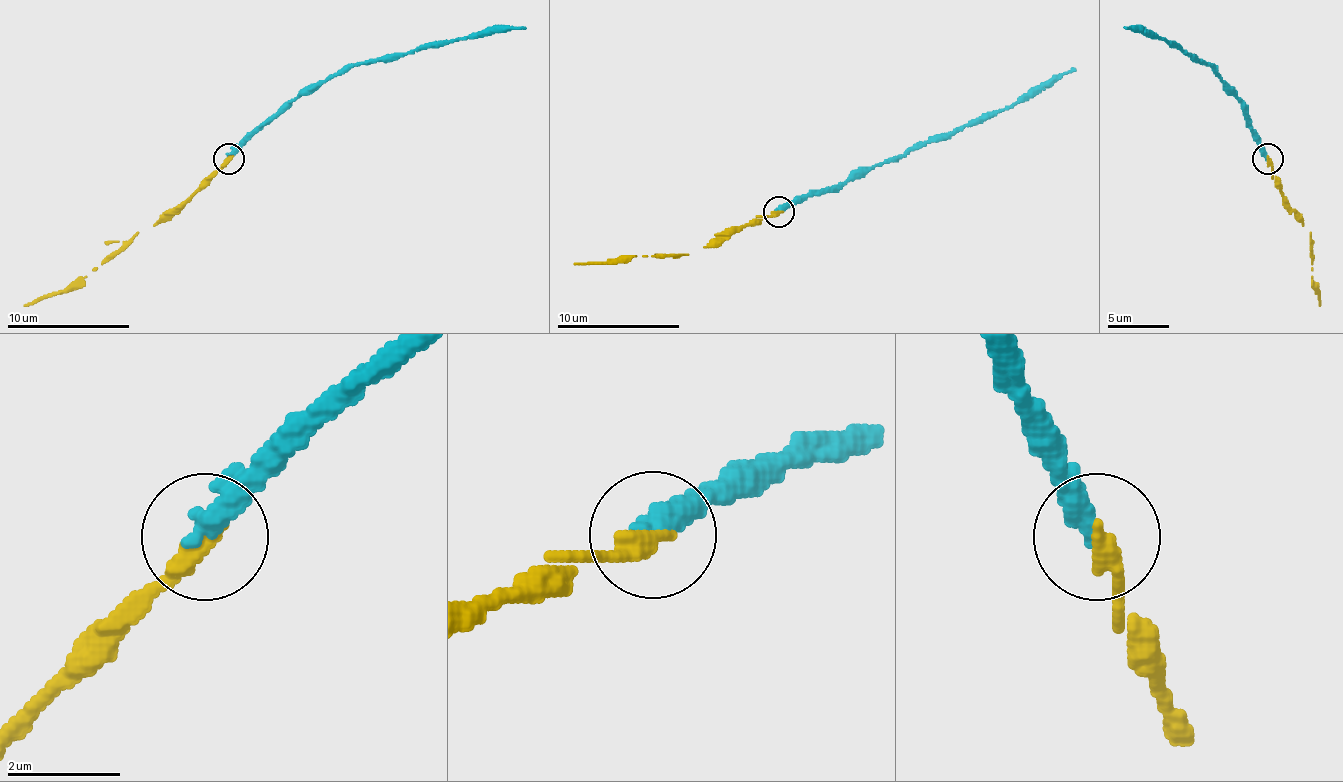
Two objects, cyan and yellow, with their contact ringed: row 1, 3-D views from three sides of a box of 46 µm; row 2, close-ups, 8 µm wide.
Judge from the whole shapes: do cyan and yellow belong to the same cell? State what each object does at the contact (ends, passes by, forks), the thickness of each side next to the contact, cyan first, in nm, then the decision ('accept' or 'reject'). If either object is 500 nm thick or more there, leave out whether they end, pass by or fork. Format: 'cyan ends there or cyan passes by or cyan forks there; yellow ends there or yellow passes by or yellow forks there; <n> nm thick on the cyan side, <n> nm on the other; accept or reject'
cyan ends there; yellow ends there; 440 nm thick on the cyan side, 420 nm on the other; accept

